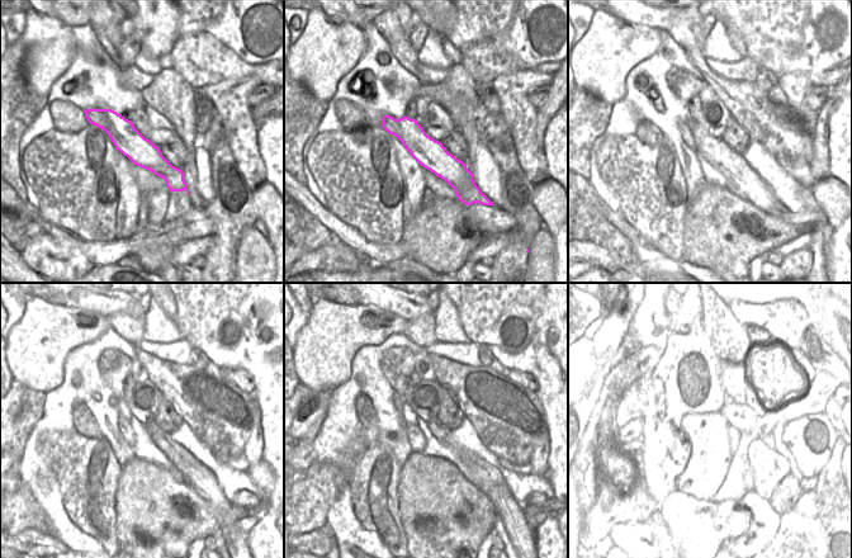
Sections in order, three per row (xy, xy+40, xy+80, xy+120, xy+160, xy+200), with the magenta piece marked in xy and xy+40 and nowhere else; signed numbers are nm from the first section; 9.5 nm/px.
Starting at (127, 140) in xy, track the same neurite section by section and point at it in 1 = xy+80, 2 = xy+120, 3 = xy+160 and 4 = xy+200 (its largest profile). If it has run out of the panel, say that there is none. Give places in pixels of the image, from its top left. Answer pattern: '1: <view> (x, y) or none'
1: xy+80 (716, 152)
2: xy+120 (197, 476)
3: xy+160 (488, 480)
4: xy+200 (794, 509)

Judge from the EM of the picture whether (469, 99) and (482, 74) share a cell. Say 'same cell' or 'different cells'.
different cells

